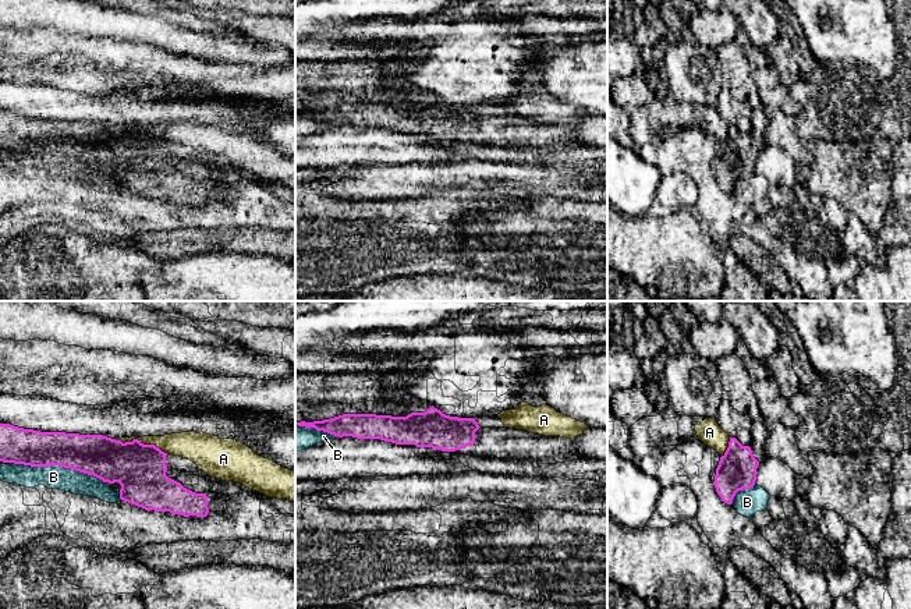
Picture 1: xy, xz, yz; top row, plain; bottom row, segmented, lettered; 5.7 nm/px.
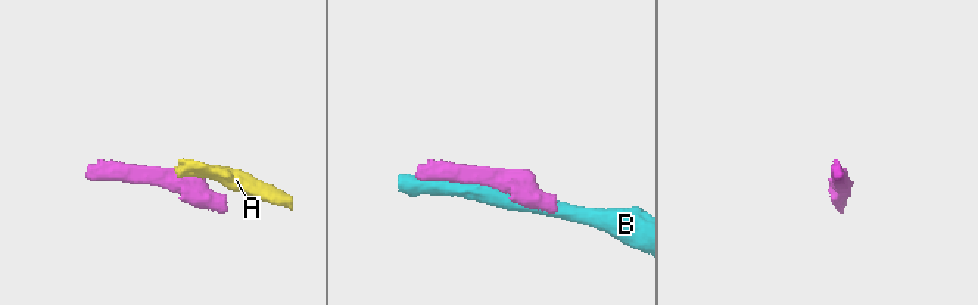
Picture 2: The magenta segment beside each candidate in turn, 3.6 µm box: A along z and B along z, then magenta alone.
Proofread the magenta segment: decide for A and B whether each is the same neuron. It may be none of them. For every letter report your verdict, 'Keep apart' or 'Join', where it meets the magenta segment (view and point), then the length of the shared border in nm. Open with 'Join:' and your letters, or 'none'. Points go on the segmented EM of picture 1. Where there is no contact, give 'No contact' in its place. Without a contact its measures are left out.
Join: none
A: Keep apart. Touches magenta at xy (142, 443). Shared border 300 nm
B: Keep apart. Touches magenta at xy (57, 464). Shared border 550 nm

